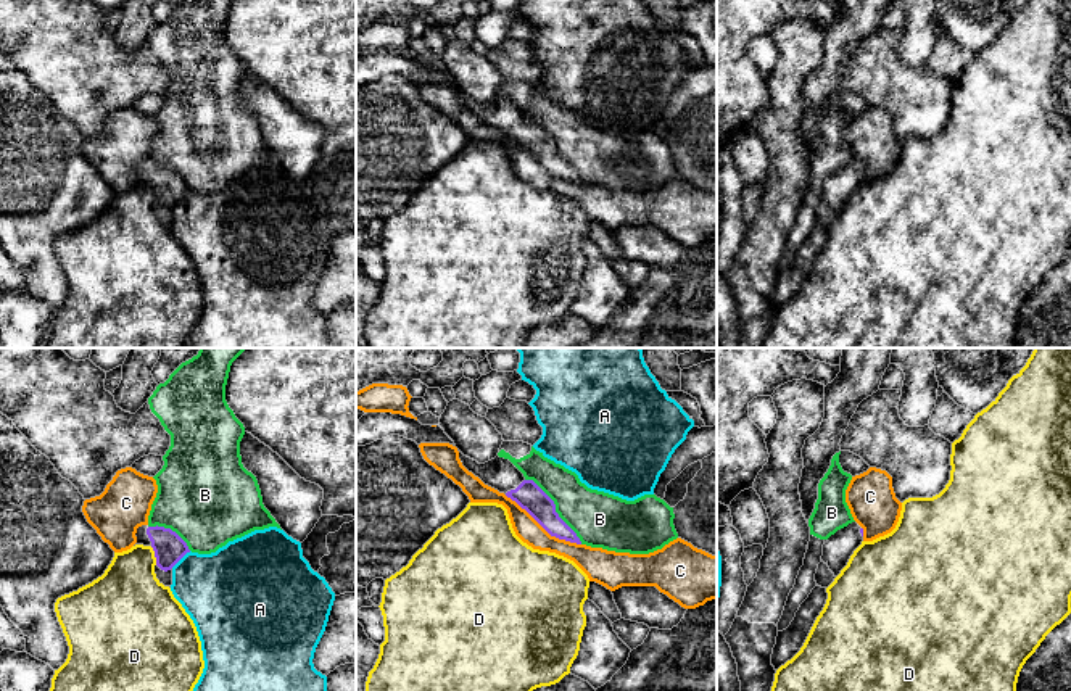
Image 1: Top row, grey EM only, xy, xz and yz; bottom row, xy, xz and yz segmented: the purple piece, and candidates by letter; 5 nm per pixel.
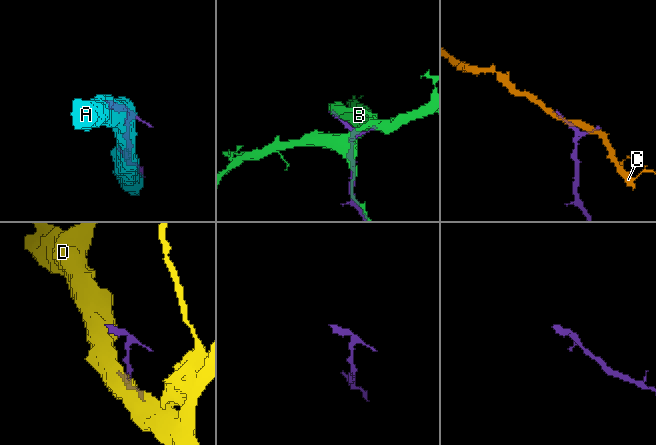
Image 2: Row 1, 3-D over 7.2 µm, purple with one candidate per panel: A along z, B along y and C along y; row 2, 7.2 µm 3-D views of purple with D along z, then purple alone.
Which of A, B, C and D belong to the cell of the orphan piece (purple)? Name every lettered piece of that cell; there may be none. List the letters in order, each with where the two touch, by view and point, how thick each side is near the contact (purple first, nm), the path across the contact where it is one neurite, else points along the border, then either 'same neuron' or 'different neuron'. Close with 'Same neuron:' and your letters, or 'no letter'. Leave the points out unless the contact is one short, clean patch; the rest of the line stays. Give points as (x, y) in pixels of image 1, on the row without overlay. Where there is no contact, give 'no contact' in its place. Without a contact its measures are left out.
A: xy (181, 197) | 160/380 nm | different neuron
B: xz (554, 148) | 140/280 nm | different neuron
C: xz (543, 166) | 140/120 nm | different neuron
D: xy (155, 195) | 160/360 nm | different neuron
Same neuron: no letter

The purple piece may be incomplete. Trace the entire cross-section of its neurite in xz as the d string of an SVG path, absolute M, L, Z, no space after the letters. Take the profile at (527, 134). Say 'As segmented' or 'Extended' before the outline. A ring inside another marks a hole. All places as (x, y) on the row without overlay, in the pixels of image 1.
Extended. M459 90L462 105L485 124L504 132L525 148L551 176L581 184L577 172L559 156L554 140L504 97L478 103Z

